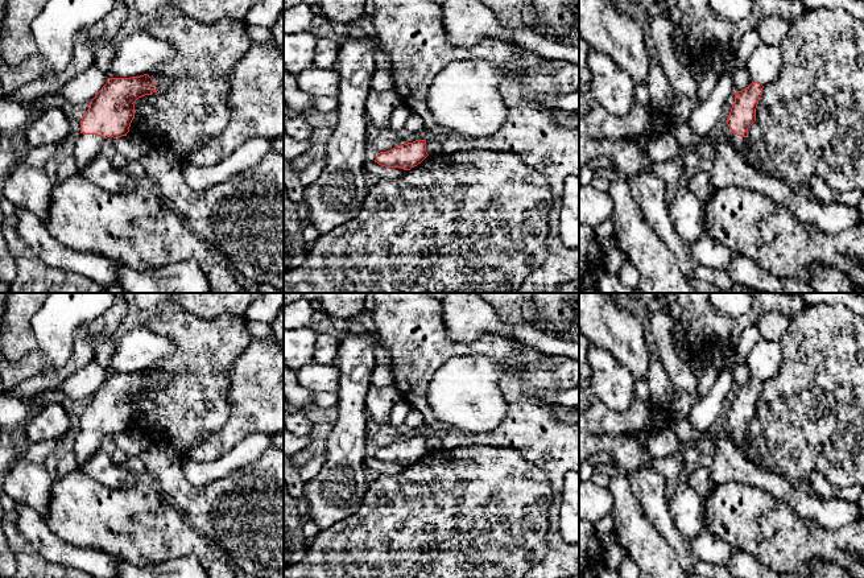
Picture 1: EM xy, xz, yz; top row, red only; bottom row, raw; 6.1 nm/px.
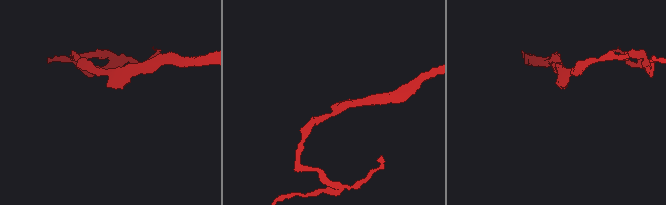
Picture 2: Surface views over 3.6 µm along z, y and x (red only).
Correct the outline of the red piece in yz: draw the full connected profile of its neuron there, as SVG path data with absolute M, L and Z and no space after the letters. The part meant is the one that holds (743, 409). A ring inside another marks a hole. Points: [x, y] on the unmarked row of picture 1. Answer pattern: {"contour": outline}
{"contour": "M752 377L745 385L733 388L735 397L727 414L728 422L732 425L731 435L740 446L748 437L748 424L756 417L756 404L764 381Z"}

